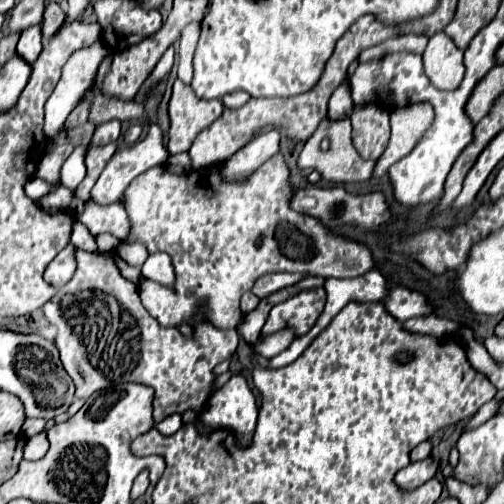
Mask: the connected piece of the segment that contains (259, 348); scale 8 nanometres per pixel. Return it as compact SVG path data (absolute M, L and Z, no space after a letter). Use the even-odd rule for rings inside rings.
M279 331L277 335L267 335L267 337L261 337L257 343L255 343L255 351L267 359L275 357L277 353L281 353L283 349L287 349L293 341L293 331Z

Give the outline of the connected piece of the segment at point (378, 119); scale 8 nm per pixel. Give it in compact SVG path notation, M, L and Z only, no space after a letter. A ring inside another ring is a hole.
M374 105L355 107L349 116L352 139L363 159L377 159L385 151L390 138L390 115Z

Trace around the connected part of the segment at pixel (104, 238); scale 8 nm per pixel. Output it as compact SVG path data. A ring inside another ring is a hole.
M109 233L99 235L95 241L97 241L97 249L99 251L113 251L119 245L119 239L113 237L113 235L109 235Z

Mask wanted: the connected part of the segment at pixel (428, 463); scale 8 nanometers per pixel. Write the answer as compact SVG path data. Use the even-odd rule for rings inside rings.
M423 459L423 461L417 461L417 463L409 463L405 469L401 469L397 475L395 475L395 483L405 489L405 491L411 491L413 487L419 487L423 483L427 483L429 479L433 479L437 473L437 465L433 463L433 459Z

